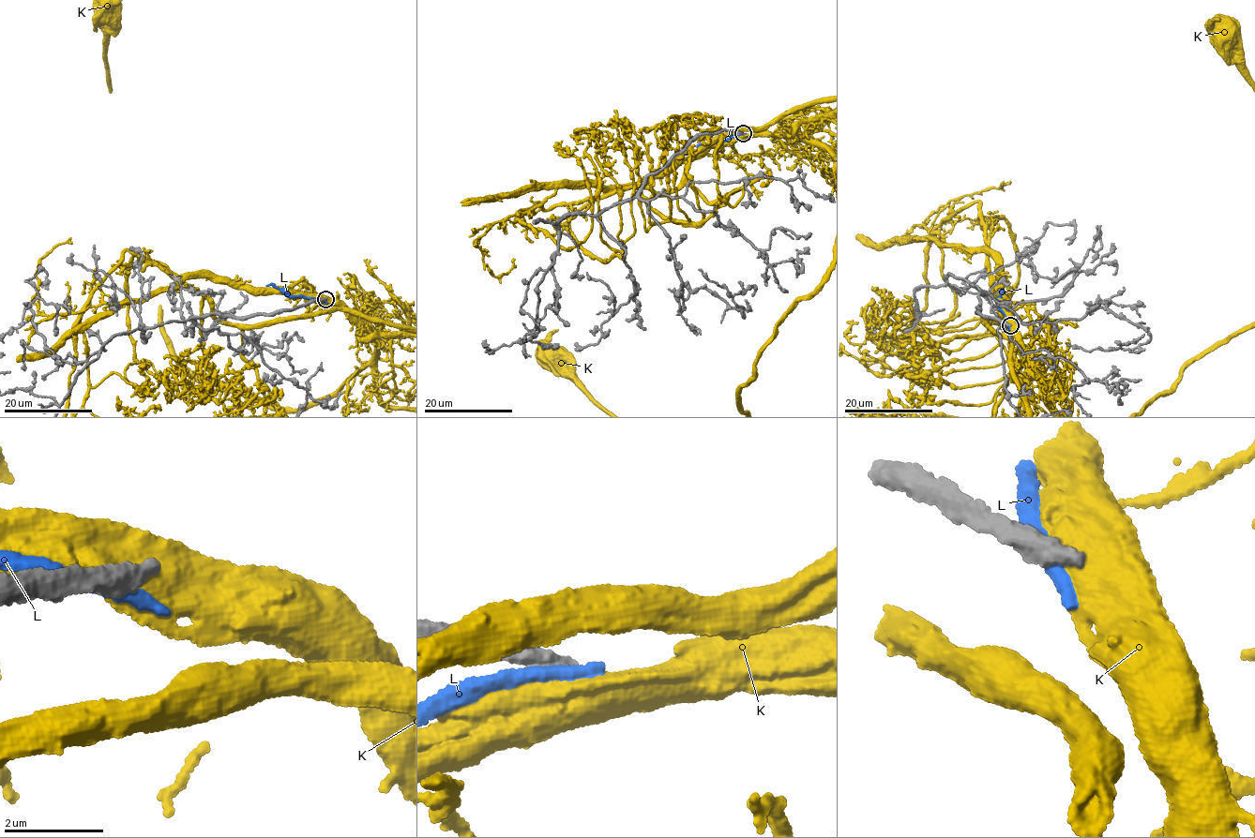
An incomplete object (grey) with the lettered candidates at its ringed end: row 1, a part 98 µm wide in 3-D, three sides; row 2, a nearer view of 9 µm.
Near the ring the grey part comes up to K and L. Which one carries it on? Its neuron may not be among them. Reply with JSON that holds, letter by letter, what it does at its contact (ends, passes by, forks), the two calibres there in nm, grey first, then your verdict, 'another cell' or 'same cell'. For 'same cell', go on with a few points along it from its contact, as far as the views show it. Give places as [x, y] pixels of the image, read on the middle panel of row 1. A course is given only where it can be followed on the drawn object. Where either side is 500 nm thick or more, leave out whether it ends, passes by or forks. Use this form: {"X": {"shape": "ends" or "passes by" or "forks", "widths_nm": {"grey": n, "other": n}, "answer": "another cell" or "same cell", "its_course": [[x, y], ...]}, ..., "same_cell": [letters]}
{"K": {"widths_nm": {"grey": 440, "other": 850}, "answer": "another cell"}, "L": {"widths_nm": {"grey": 550, "other": 300}, "answer": "another cell"}, "same_cell": []}

